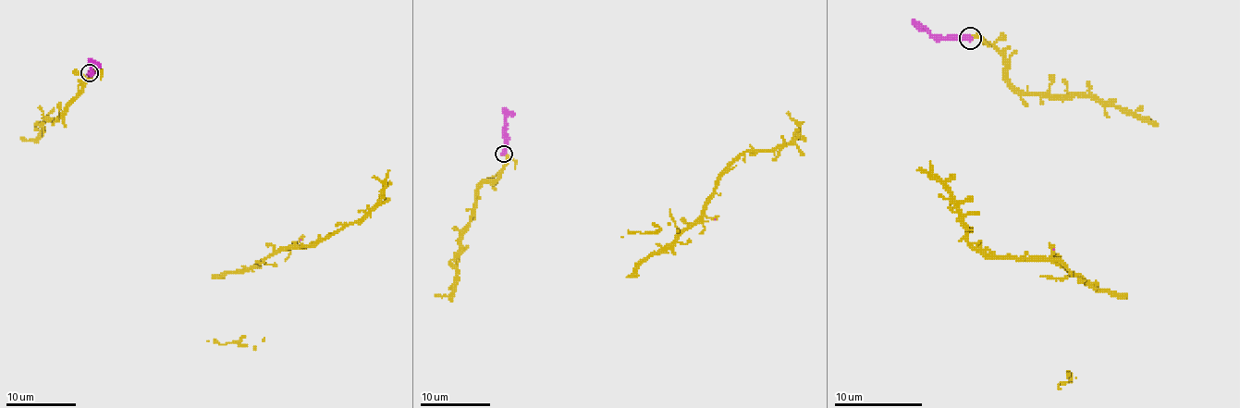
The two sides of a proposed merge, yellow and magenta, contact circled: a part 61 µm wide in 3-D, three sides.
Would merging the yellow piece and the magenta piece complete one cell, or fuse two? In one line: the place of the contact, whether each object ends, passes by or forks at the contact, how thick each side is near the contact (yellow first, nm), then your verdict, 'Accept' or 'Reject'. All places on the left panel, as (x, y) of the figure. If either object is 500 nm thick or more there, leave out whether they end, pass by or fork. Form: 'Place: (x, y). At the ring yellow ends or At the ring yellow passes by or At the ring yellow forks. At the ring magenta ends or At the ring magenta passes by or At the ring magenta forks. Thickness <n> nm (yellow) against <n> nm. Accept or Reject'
Place: (90, 73). At the ring yellow passes by. At the ring magenta ends. Thickness 280 nm (yellow) against 440 nm. Accept

